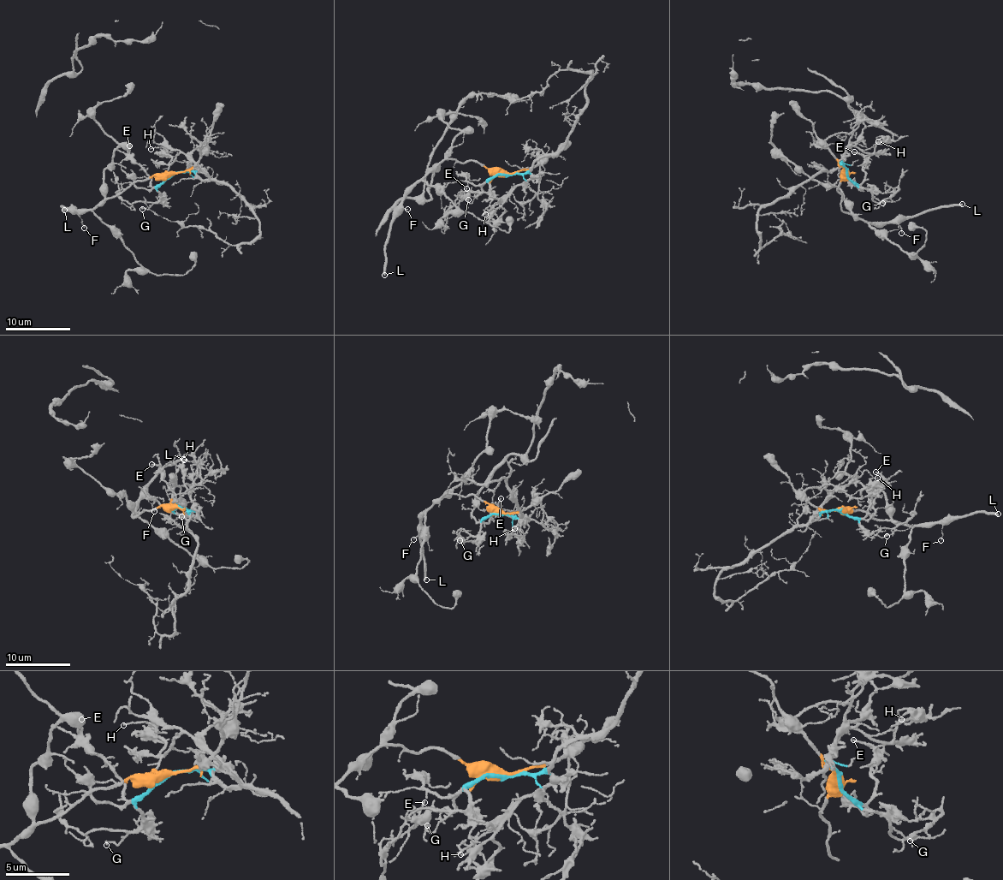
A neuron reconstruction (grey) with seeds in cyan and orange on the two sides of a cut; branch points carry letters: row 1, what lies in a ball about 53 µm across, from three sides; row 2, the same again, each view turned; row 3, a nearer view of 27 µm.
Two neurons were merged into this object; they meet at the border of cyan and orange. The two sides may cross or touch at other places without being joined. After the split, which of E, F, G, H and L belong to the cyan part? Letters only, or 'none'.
E, G, H

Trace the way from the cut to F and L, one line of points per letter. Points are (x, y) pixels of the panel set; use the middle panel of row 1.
F: (506, 175), (493, 175), (477, 163), (442, 159), (423, 177), (402, 202), (402, 207), (406, 209)
L: (506, 175), (493, 175), (477, 163), (442, 159), (408, 193), (392, 222), (385, 244), (384, 276)

